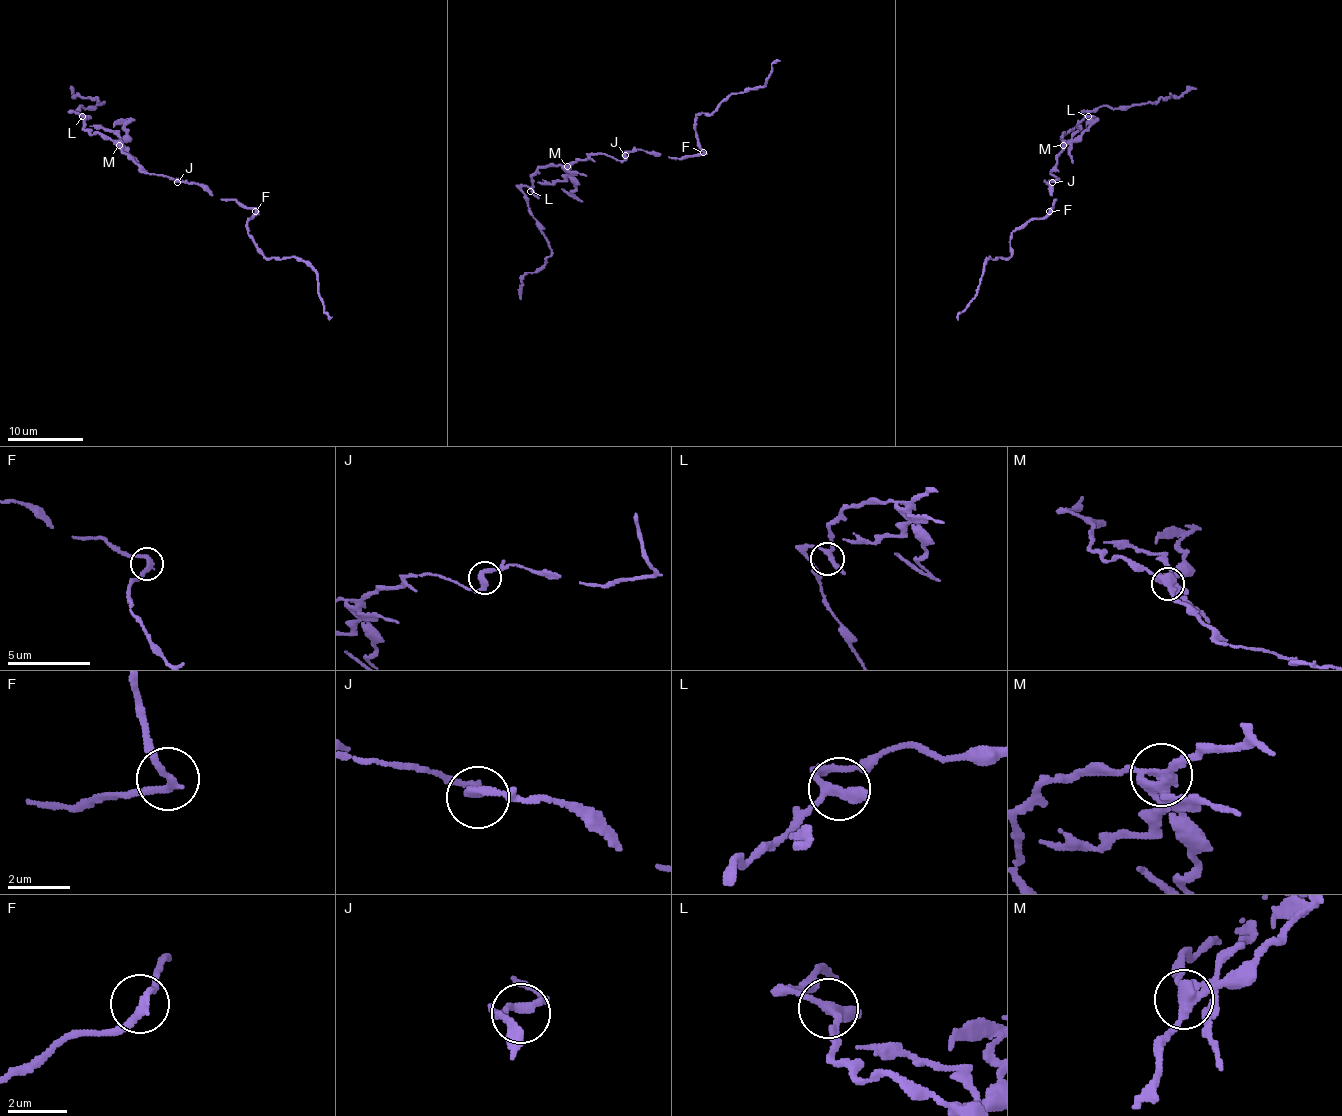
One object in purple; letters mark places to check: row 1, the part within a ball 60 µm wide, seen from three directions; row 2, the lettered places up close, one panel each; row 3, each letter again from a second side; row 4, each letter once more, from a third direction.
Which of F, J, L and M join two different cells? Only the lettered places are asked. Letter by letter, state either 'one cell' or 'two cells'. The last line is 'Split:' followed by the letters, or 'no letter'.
F: one cell
J: one cell
L: one cell
M: two cells
Split: M

